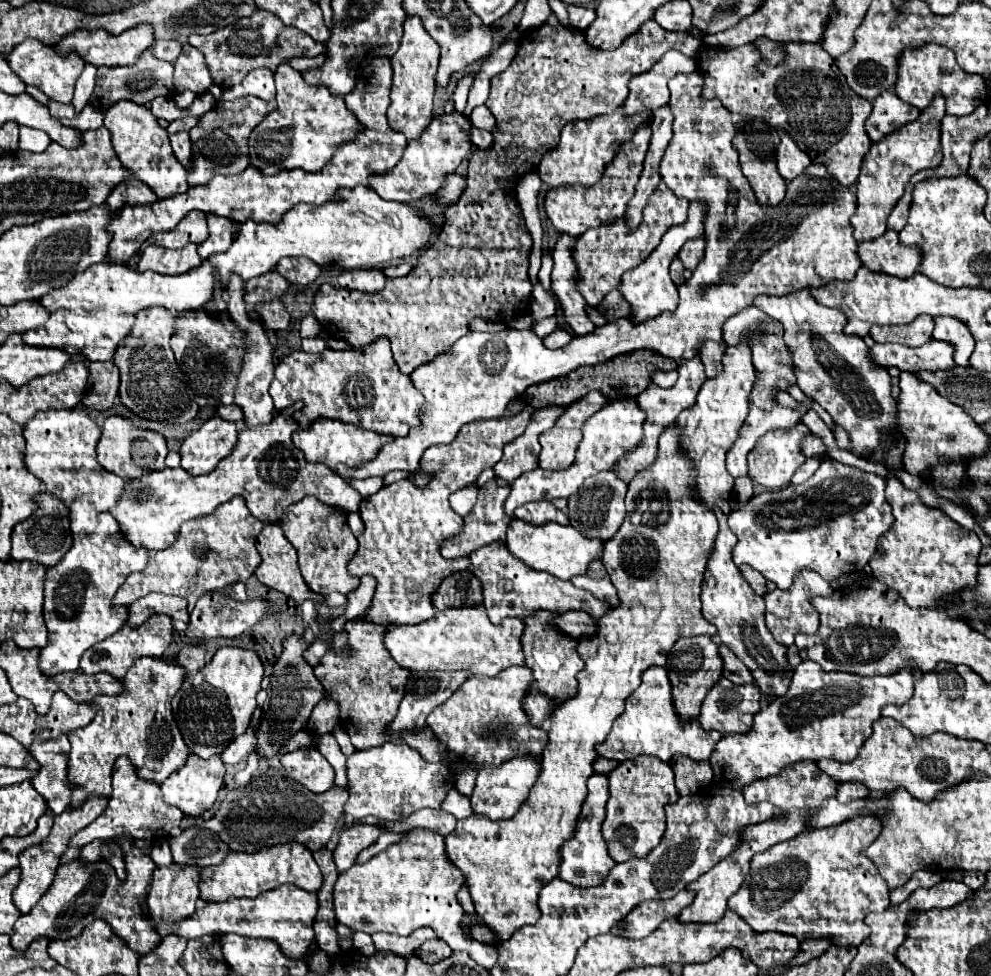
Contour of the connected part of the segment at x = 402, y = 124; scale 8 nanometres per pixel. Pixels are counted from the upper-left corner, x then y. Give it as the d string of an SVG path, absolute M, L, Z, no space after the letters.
M408 17L404 25L404 37L398 51L392 55L392 93L388 107L390 127L404 133L408 139L418 139L422 131L432 121L432 97L436 89L436 69L438 69L438 43L430 37L418 17Z

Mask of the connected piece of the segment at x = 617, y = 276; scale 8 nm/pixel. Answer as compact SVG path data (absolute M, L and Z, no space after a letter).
M662 185L652 193L648 205L644 207L642 223L630 231L626 217L620 217L610 223L602 223L596 229L588 229L578 237L578 245L574 247L574 259L578 261L580 275L580 293L584 295L590 307L596 307L606 293L618 289L622 285L622 275L634 267L638 267L660 243L662 235L686 221L690 201L684 197L676 197L670 189L662 191Z

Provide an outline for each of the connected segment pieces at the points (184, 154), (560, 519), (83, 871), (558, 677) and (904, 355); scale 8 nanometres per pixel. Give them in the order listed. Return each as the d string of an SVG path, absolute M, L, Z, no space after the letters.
M180 131L180 133L170 135L170 143L172 143L176 159L182 165L190 165L190 137L188 137L188 133Z
M548 501L522 505L522 507L516 509L516 517L526 521L526 523L532 523L532 525L544 525L544 523L550 523L550 521L560 523L560 525L568 523L568 517Z
M122 837L122 853L126 861L126 879L118 879L116 871L106 861L84 863L74 859L70 863L62 863L58 867L58 877L54 877L54 885L44 893L44 897L32 907L30 913L22 915L14 925L12 945L18 951L24 951L36 937L46 935L50 939L66 939L82 933L86 925L96 919L104 919L118 937L126 941L126 945L138 953L140 957L148 955L160 945L160 935L154 929L152 917L144 911L144 903L148 897L148 889L152 883L152 871L156 863L142 849L136 847L134 837Z
M536 611L534 615L526 617L526 631L522 635L522 645L524 645L524 655L526 655L526 667L534 671L534 689L530 689L530 695L526 699L526 711L530 715L532 725L544 727L544 721L550 717L550 701L566 701L574 697L578 691L576 685L576 675L584 667L584 661L578 655L578 639L562 633L552 619L560 615L554 611Z
M932 339L926 345L918 349L910 349L906 345L874 345L872 347L872 357L876 363L882 367L898 367L900 371L944 371L952 369L954 363L954 345L948 341L938 341Z

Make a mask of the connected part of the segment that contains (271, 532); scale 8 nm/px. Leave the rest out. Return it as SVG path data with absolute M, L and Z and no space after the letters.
M278 523L264 525L264 529L256 537L256 549L262 557L262 563L256 567L256 577L260 583L286 593L298 603L302 603L304 599L322 601L322 597L314 595L306 587L302 575L298 573L296 549L284 537Z

